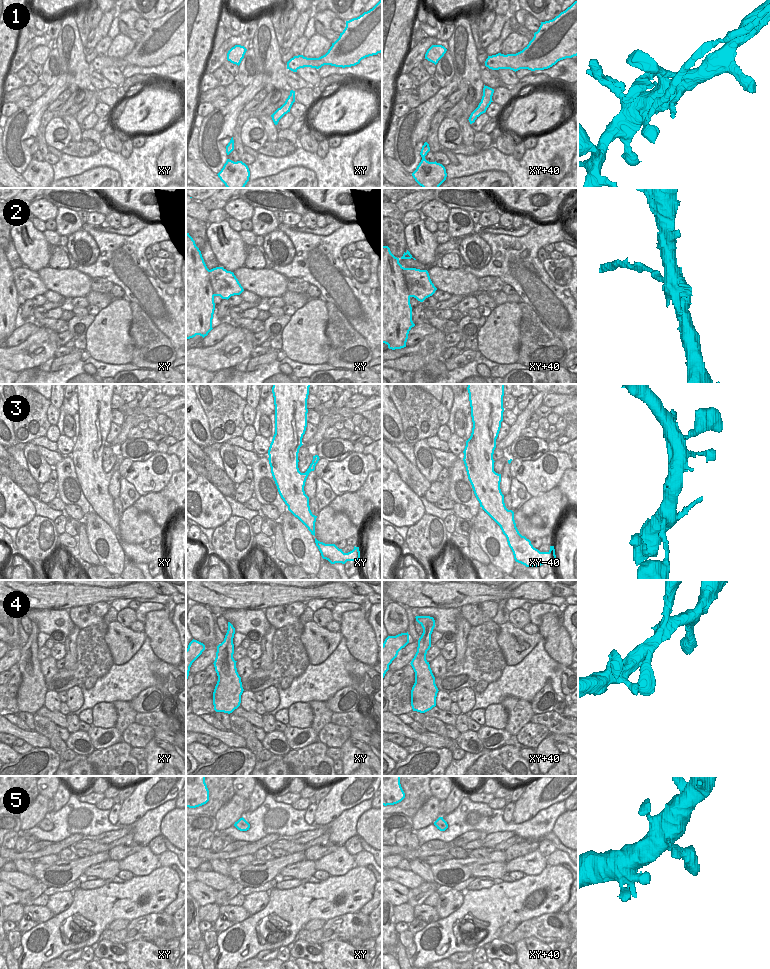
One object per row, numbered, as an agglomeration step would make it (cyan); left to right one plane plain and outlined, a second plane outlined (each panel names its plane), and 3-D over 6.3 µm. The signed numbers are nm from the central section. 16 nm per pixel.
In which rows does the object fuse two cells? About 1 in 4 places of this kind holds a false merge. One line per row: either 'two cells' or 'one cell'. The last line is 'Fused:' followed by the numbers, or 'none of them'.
1: two cells
2: two cells
3: one cell
4: one cell
5: one cell
Fused: 1, 2

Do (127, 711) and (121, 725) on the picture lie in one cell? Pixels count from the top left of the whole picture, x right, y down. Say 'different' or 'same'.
same

